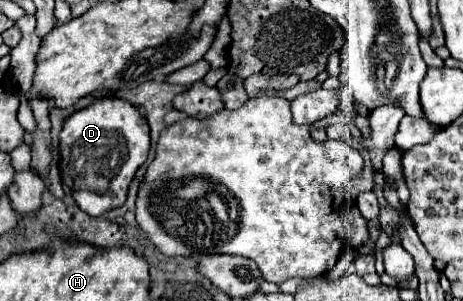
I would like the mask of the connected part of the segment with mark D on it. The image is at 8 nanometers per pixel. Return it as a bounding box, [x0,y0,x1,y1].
[59,98,149,216]

